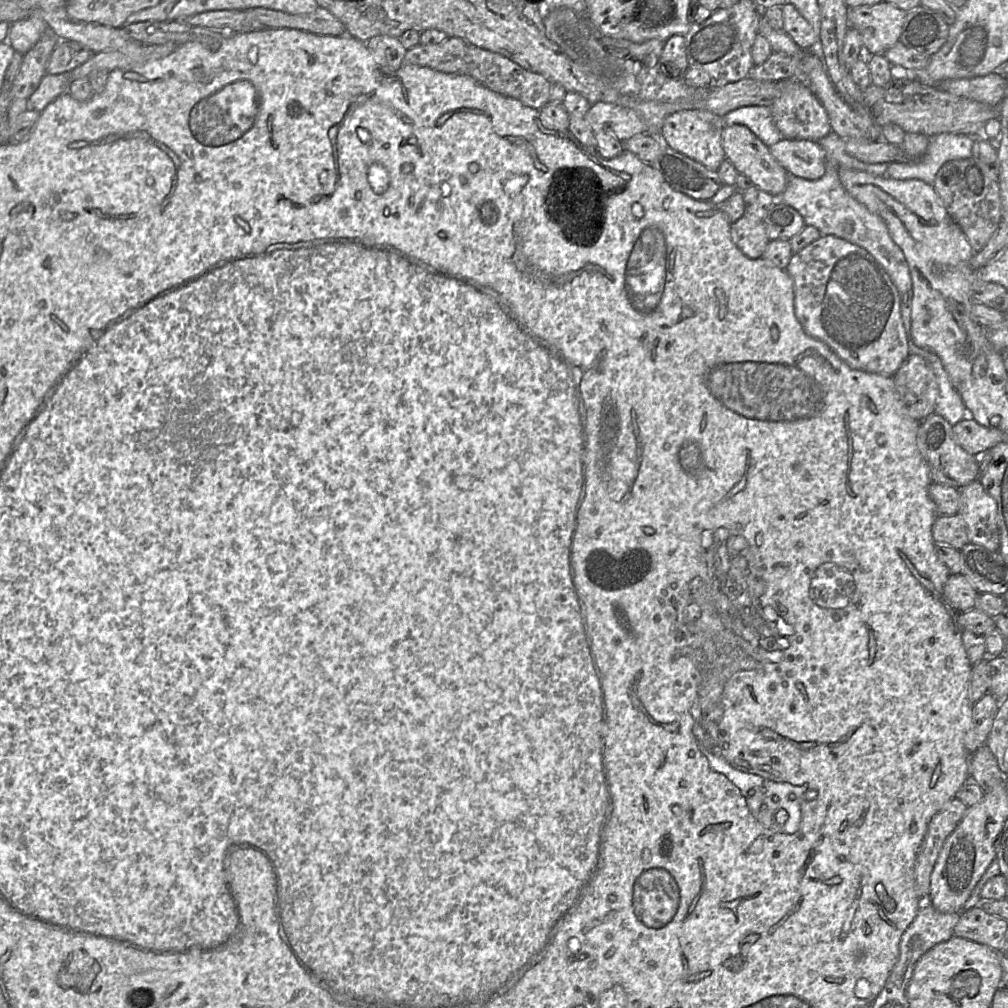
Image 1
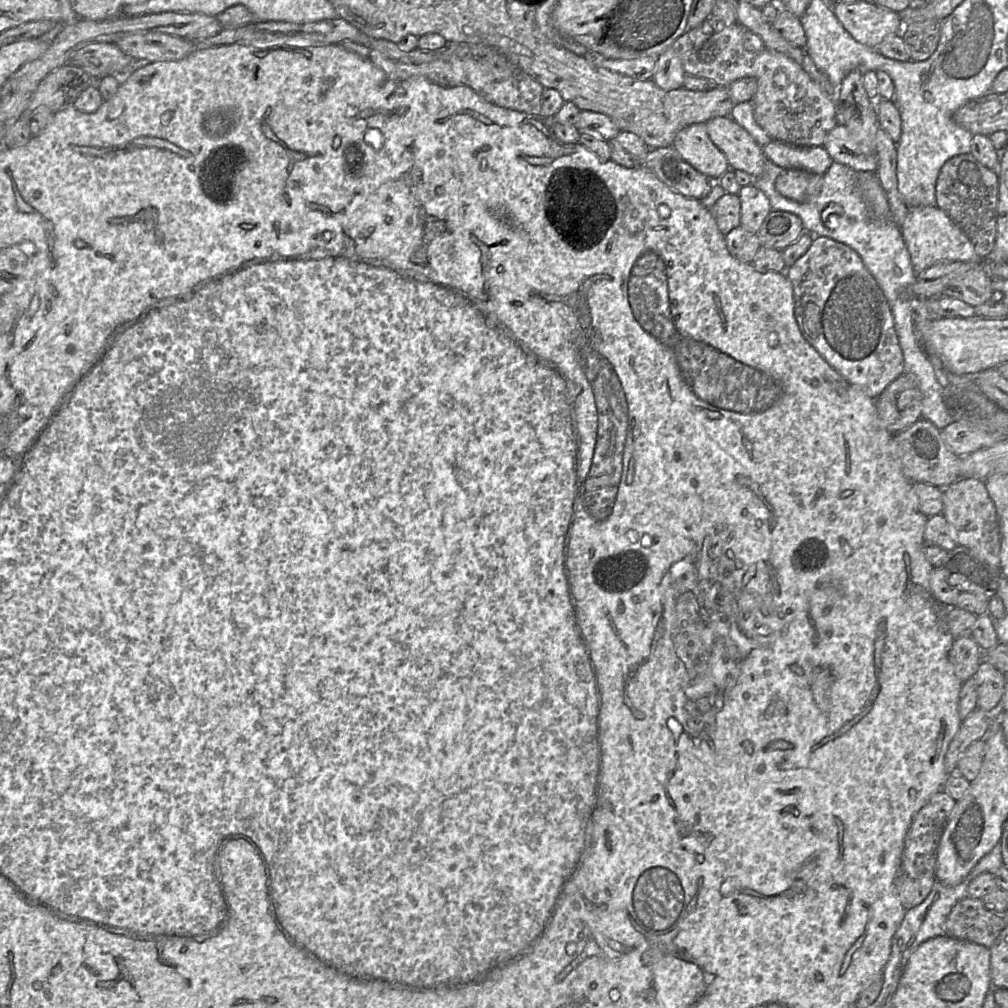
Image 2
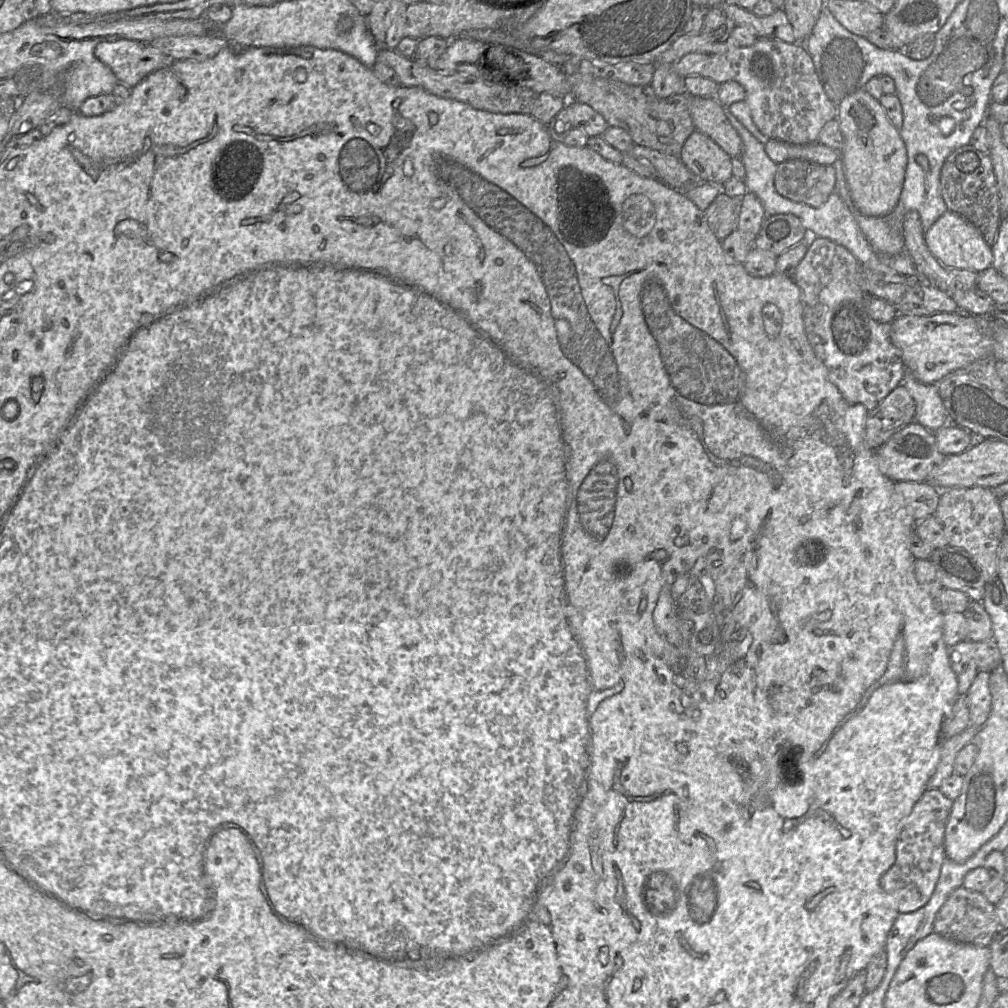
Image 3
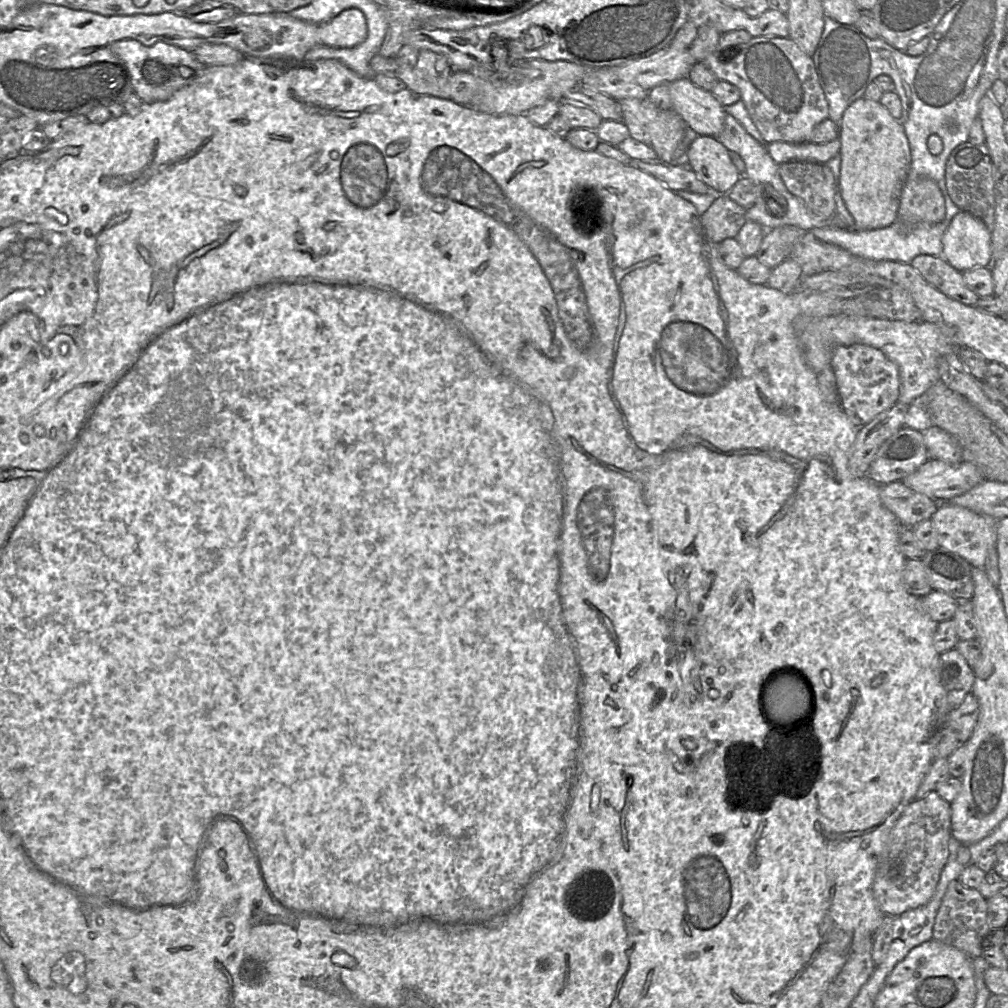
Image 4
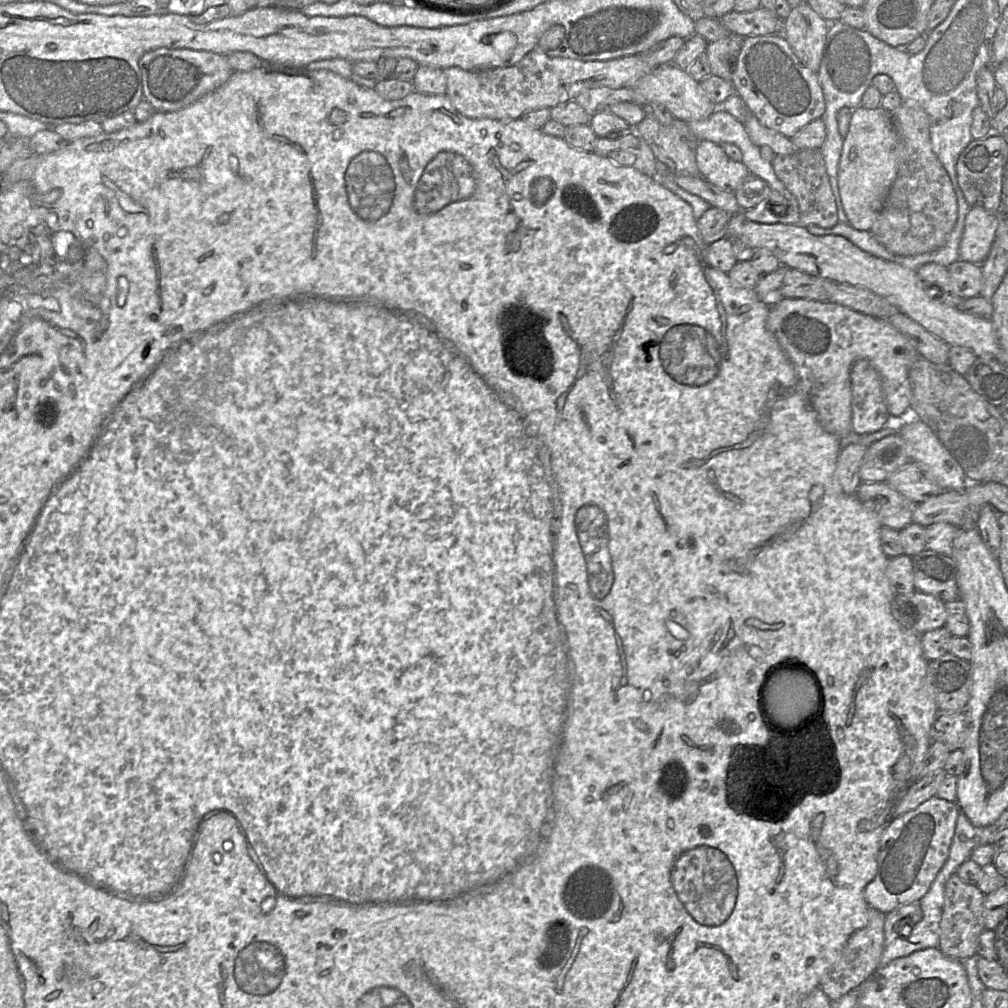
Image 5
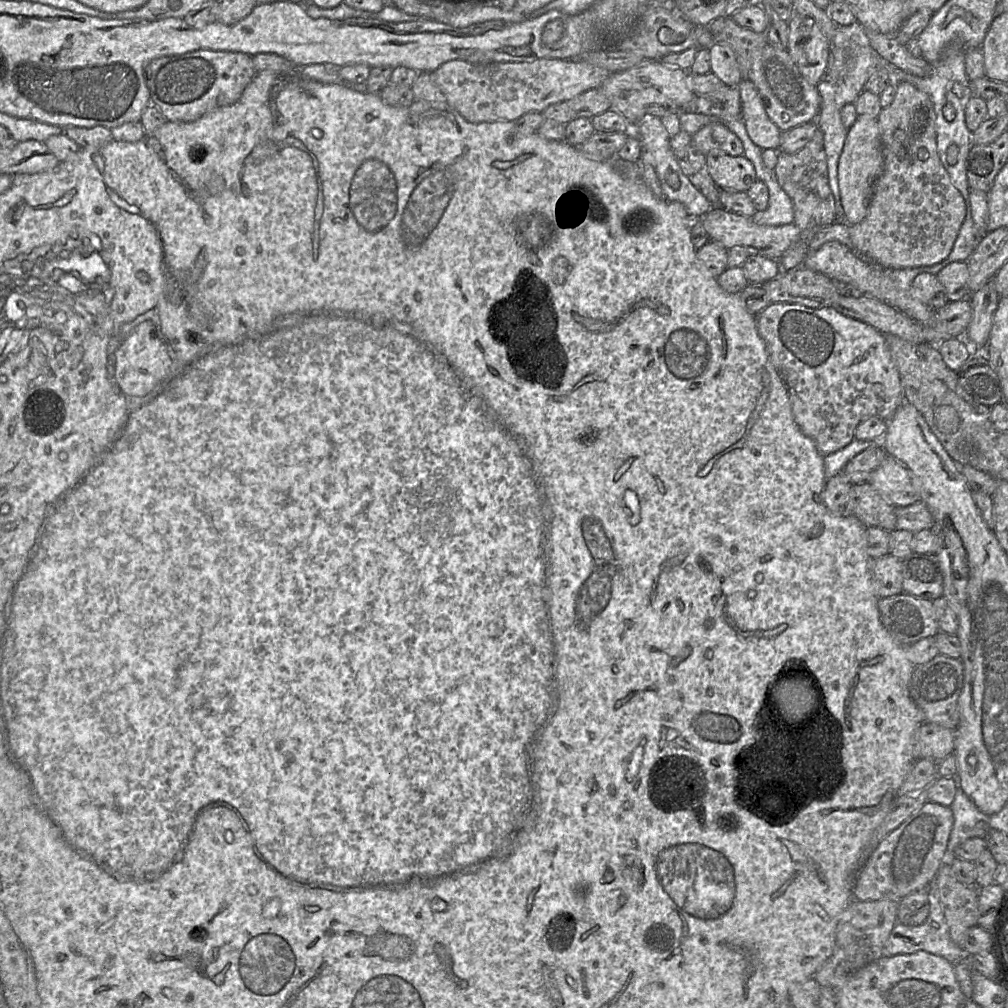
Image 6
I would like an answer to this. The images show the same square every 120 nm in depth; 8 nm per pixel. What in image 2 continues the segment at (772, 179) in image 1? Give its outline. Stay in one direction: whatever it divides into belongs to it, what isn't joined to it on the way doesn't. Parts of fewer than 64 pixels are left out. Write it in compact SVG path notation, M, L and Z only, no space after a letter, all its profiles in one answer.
M729 116L715 117L706 122L706 128L731 169L744 171L753 178L763 173L767 162L763 147L737 122Z

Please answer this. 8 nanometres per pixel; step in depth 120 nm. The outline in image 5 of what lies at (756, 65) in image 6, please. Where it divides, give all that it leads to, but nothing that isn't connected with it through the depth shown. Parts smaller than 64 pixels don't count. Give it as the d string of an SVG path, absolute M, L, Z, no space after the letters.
M781 33L744 38L732 73L732 84L747 110L763 126L788 138L825 112L817 74L801 63Z

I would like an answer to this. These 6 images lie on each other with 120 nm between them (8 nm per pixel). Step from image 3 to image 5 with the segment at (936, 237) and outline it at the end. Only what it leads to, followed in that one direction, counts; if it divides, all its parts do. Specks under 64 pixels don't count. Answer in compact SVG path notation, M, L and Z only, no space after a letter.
M981 206L970 207L959 245L959 260L982 264L993 247L1000 220L1001 214L992 214Z

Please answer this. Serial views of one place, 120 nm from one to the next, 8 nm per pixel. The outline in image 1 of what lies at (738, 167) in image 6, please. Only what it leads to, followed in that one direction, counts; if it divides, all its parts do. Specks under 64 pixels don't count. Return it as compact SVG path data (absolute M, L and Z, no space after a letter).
M706 109L682 110L669 115L665 119L658 138L664 146L686 155L710 170L717 171L721 163L726 159L721 143L724 127L723 117Z

